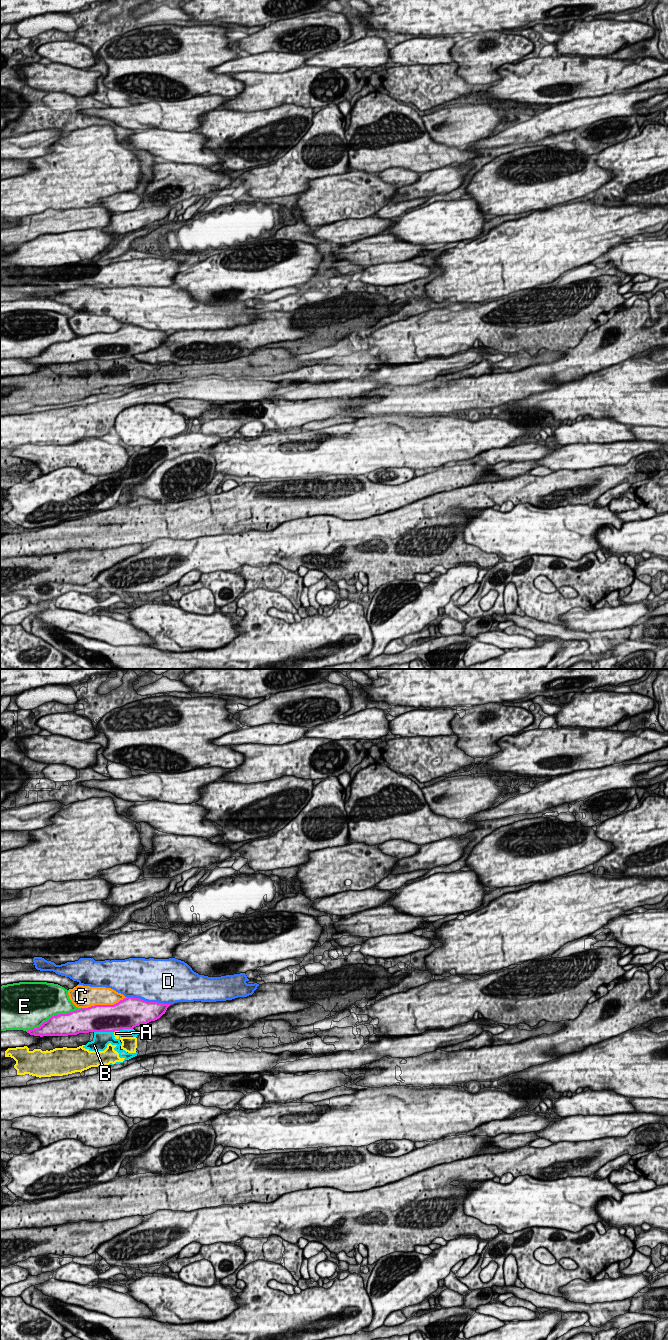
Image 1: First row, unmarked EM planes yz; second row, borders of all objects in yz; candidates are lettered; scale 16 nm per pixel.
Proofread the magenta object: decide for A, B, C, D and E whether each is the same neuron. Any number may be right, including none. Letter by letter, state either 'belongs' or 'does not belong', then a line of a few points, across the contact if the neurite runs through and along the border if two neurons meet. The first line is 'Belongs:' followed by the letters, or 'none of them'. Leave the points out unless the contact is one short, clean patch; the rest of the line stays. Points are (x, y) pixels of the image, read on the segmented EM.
Belongs: none of them
A: does not belong
B: does not belong
C: does not belong
D: does not belong
E: does not belong

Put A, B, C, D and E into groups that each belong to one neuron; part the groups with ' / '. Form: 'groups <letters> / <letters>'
groups A B / C / D / E

